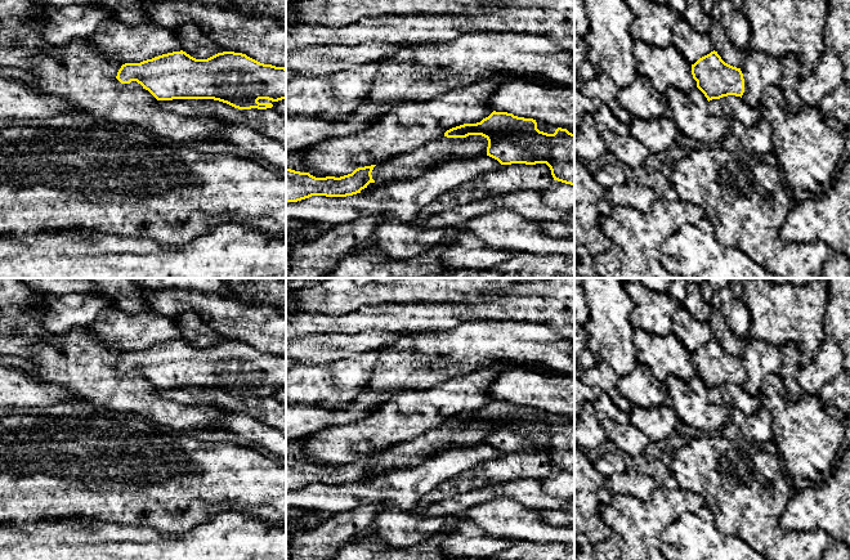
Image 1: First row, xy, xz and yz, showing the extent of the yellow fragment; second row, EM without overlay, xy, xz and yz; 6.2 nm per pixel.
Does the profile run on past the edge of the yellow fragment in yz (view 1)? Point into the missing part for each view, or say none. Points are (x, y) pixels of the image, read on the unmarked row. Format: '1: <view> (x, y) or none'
1: none

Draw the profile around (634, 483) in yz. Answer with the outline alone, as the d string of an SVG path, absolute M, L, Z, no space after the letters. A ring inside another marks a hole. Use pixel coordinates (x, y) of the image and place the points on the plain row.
M626 470L607 478L607 488L612 494L628 494L640 501L648 501L657 487L653 475L639 470Z

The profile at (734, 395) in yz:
M728 384L708 391L711 403L734 407L746 415L753 415L761 408L759 398L746 393L741 385Z

